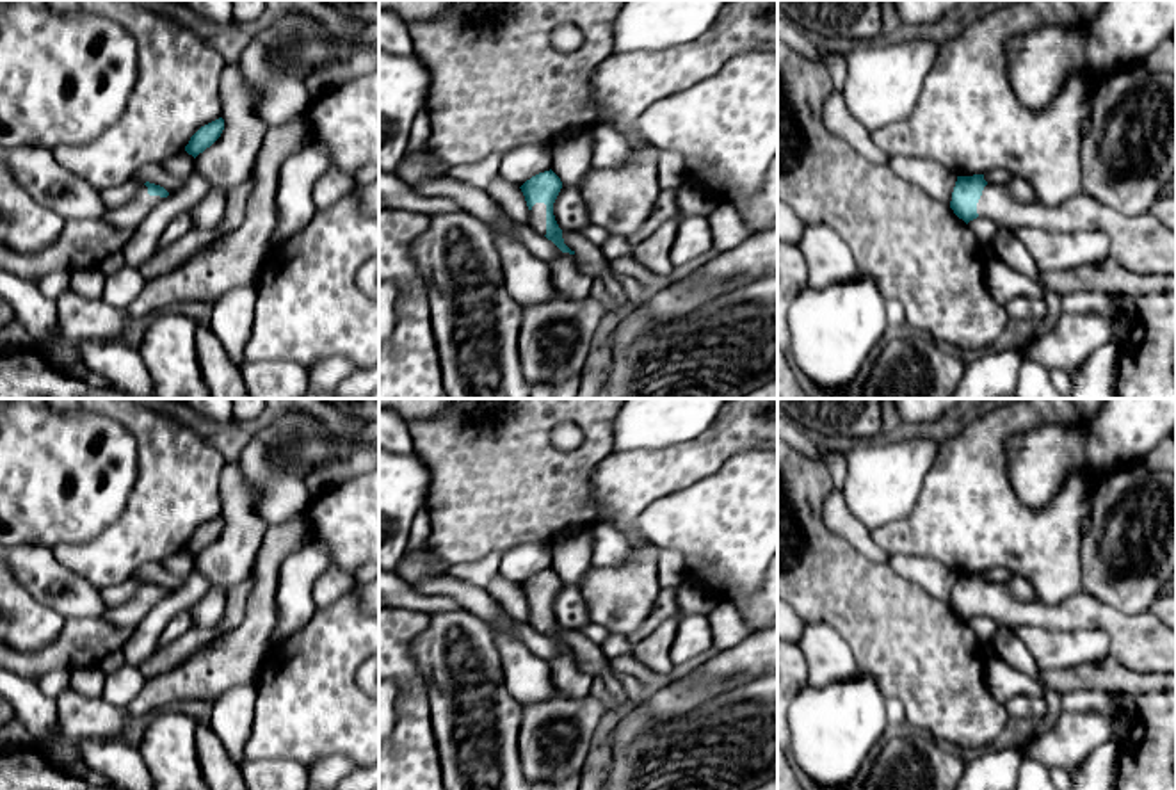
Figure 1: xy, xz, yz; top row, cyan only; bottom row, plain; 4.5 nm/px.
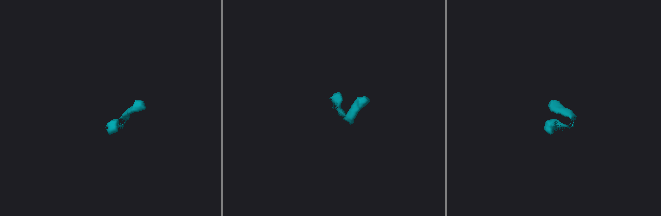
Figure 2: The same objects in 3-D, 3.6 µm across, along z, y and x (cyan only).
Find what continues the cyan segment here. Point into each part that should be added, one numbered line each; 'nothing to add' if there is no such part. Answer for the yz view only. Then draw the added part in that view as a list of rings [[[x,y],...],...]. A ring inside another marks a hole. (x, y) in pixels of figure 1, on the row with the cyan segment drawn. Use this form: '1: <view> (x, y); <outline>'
1: yz (1143, 244); [[[987,183],[977,203],[979,217],[987,217],[998,228],[1019,230],[1039,228],[1048,233],[1076,233],[1101,230],[1110,238],[1108,258],[1137,274],[1165,274],[1176,276],[1176,233],[1165,228],[1153,214],[1142,212],[1139,215],[1123,215],[1114,208],[1105,206],[1083,190],[1062,201],[1057,206],[1048,206],[1037,199],[1028,203],[1016,201],[1005,185]]]

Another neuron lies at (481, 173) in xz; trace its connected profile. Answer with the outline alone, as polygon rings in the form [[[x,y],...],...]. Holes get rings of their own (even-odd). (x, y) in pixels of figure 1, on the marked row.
[[[487,155],[486,158],[473,164],[454,165],[445,176],[470,183],[486,192],[491,181],[496,178],[500,164],[502,157]]]

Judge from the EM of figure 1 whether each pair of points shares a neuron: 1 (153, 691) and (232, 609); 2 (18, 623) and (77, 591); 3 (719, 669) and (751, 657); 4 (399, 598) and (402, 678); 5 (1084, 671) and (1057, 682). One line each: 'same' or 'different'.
1: different
2: different
3: same
4: different
5: same

